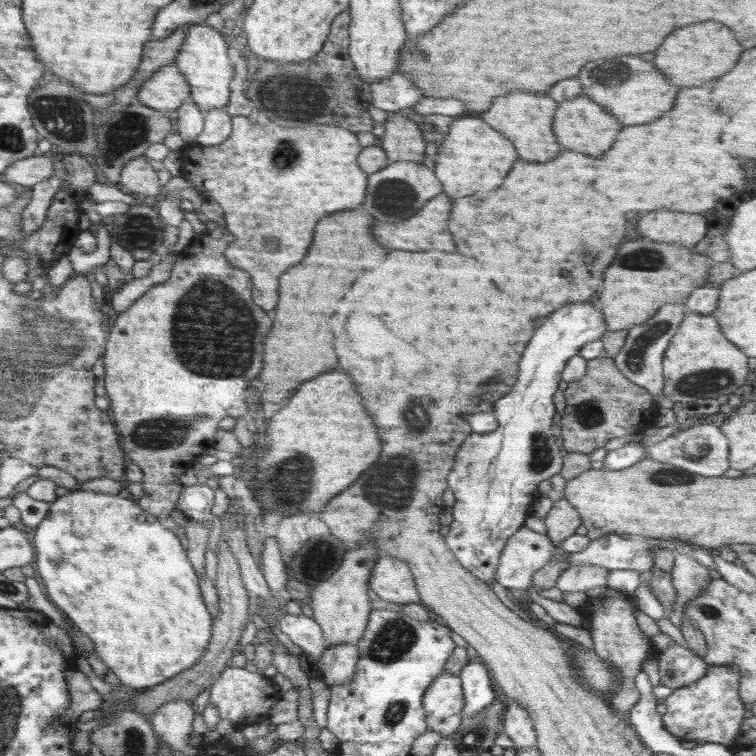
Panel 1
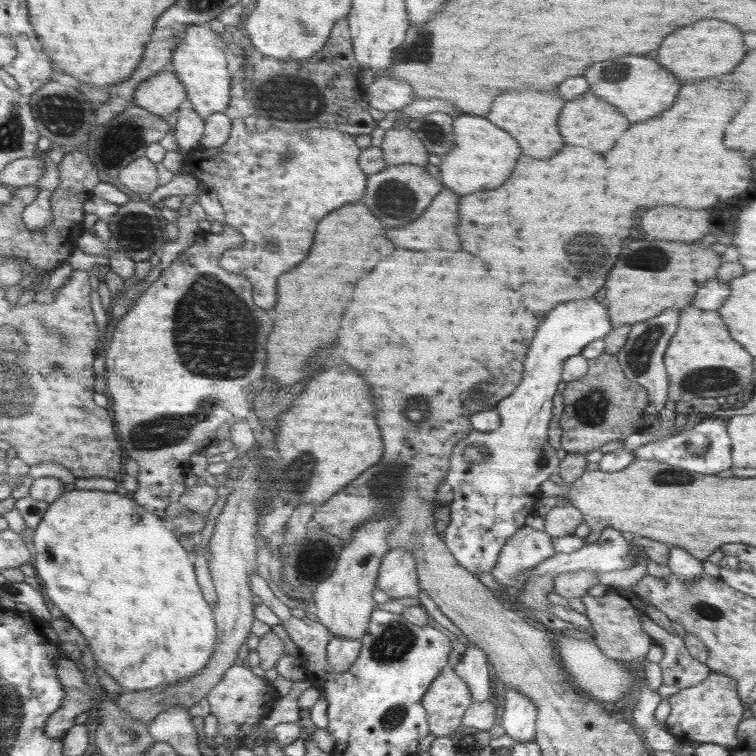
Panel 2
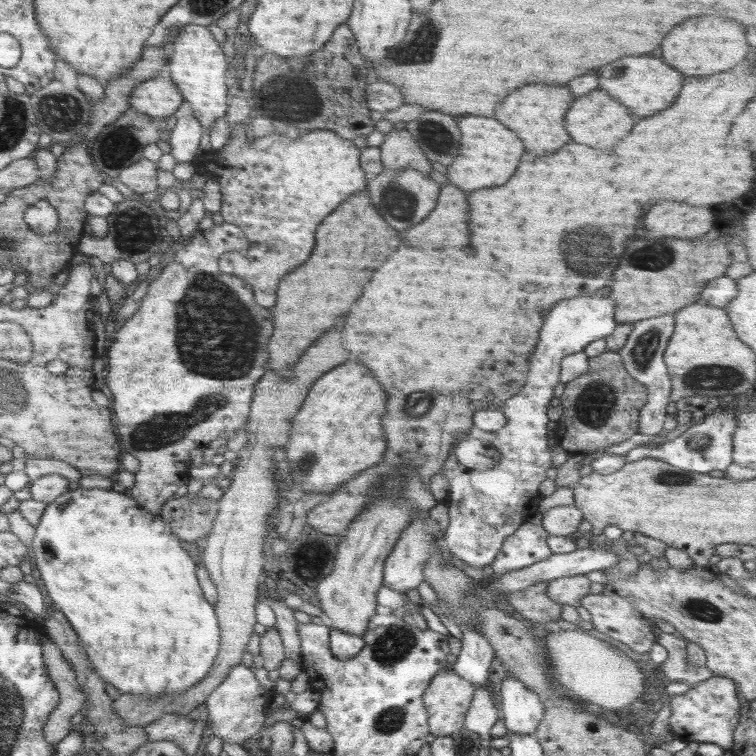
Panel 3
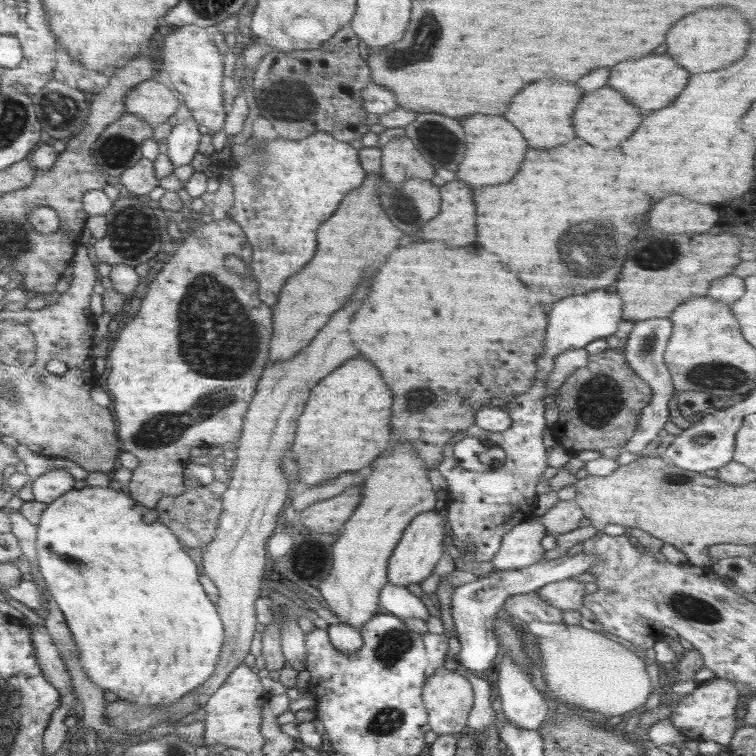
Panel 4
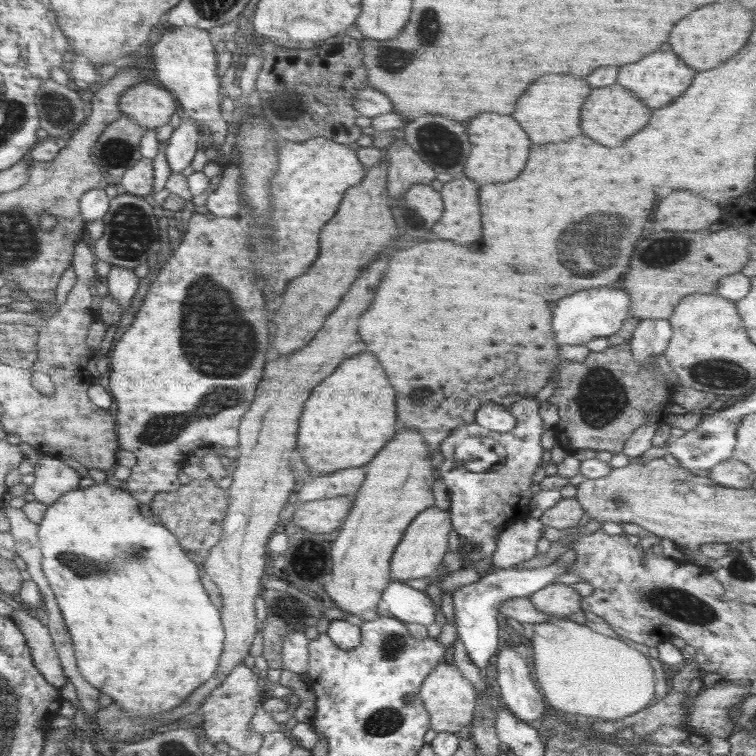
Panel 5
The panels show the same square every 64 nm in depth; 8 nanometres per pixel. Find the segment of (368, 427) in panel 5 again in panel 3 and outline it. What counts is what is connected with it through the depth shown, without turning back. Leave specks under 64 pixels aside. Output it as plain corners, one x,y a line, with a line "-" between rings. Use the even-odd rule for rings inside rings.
348,362
348,364
342,364
342,366
326,372
310,388
310,392
304,400
304,406
291,420
292,430
290,430
288,446
286,446
288,462
278,464
275,477
286,480
292,484
292,487
300,486
305,495
320,492
324,496
328,496
330,490
334,490
342,482
350,480
360,470
374,466
380,460
382,452
386,450
386,440
384,440
384,432
382,432
384,412
386,412
386,392
376,382
372,372
368,372
366,366

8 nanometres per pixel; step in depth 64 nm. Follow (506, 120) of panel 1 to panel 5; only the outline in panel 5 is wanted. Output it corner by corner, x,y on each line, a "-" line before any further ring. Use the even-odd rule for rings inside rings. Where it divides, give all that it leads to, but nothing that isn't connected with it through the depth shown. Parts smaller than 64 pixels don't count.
542,76
538,78
518,100
516,110
512,114
514,120
528,132
532,144
546,144
546,142
562,142
572,136
582,134
580,130
580,108
586,96
592,92
590,84
574,76

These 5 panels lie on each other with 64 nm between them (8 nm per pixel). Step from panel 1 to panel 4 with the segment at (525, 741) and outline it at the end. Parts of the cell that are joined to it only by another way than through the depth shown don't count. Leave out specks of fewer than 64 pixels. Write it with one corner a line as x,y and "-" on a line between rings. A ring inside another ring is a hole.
504,655
498,671
498,700
506,722
528,730
538,730
548,716
542,694
531,684
526,672

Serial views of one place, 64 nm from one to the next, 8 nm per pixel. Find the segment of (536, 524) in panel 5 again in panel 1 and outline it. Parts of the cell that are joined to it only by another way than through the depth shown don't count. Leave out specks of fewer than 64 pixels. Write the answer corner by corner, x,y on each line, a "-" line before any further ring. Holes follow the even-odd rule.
522,525
504,545
495,570
495,580
507,589
528,590
533,574
548,563
556,544
547,534

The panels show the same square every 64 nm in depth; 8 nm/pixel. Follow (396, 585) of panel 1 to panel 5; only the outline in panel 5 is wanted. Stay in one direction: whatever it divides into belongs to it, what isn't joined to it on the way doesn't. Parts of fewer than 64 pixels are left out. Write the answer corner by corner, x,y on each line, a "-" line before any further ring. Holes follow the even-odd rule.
434,506
423,510
407,526
402,540
391,556
391,580
405,583
420,577
428,577
443,562
444,555
455,545
451,514

